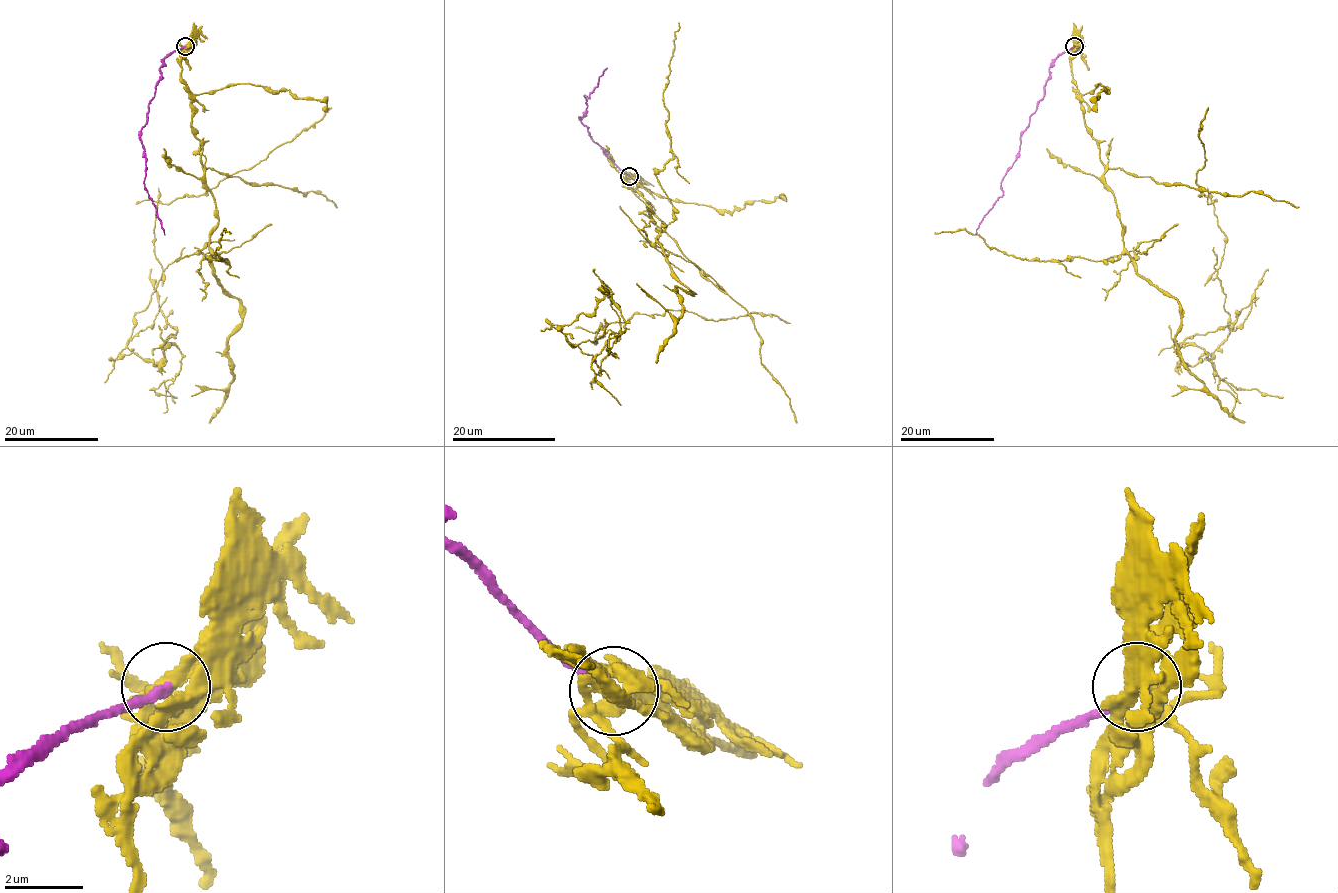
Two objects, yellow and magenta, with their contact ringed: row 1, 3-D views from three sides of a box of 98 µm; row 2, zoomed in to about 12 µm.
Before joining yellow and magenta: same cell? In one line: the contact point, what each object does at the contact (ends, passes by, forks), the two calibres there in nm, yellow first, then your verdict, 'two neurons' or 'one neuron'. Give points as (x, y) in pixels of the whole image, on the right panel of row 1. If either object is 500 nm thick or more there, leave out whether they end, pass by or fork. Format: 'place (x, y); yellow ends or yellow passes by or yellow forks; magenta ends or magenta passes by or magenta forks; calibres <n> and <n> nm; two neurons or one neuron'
place (1074, 46); yellow passes by; magenta ends; calibres 300 and 180 nm; two neurons

